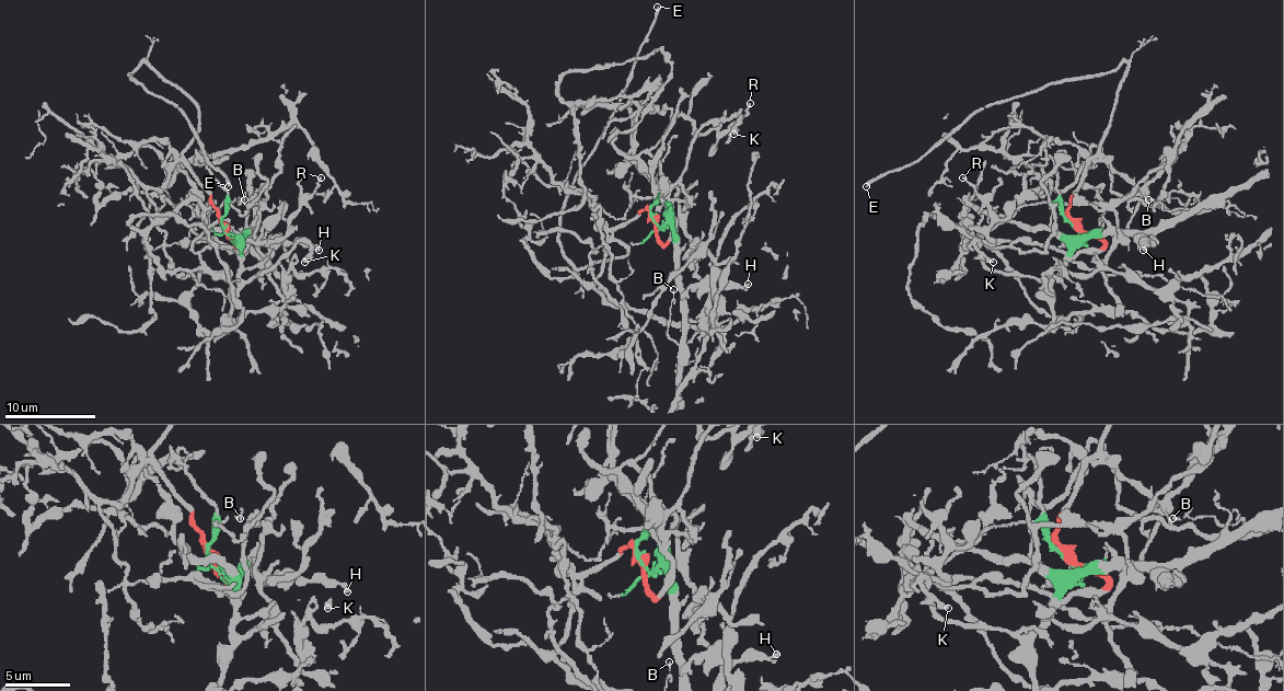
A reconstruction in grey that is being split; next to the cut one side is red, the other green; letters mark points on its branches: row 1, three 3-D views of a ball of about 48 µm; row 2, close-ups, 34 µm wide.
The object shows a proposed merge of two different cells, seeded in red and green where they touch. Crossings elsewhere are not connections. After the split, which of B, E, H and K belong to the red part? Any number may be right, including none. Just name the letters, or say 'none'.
E

